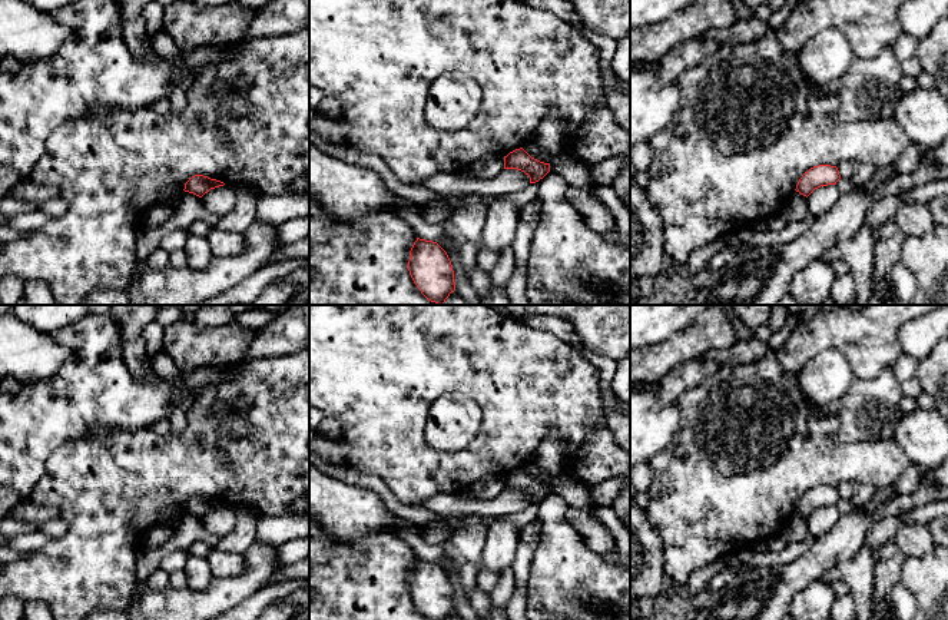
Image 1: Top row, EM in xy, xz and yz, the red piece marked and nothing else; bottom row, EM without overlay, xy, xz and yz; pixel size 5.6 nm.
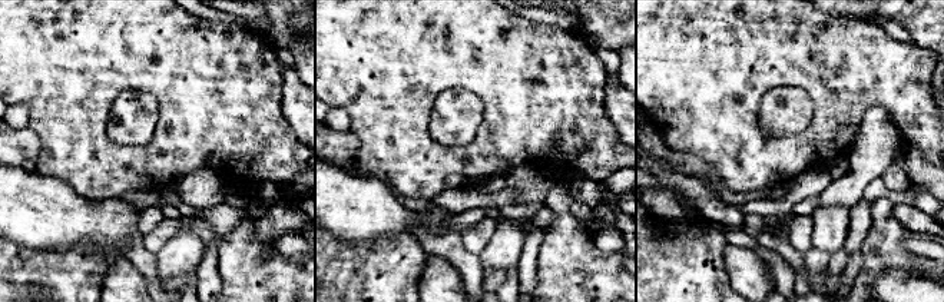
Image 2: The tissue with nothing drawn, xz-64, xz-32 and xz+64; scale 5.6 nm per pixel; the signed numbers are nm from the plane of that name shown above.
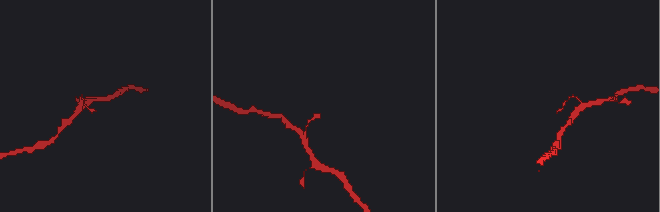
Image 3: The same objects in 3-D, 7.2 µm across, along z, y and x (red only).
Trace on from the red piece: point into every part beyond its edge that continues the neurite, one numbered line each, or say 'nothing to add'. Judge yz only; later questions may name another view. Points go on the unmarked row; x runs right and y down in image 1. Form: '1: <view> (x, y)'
nothing to add

